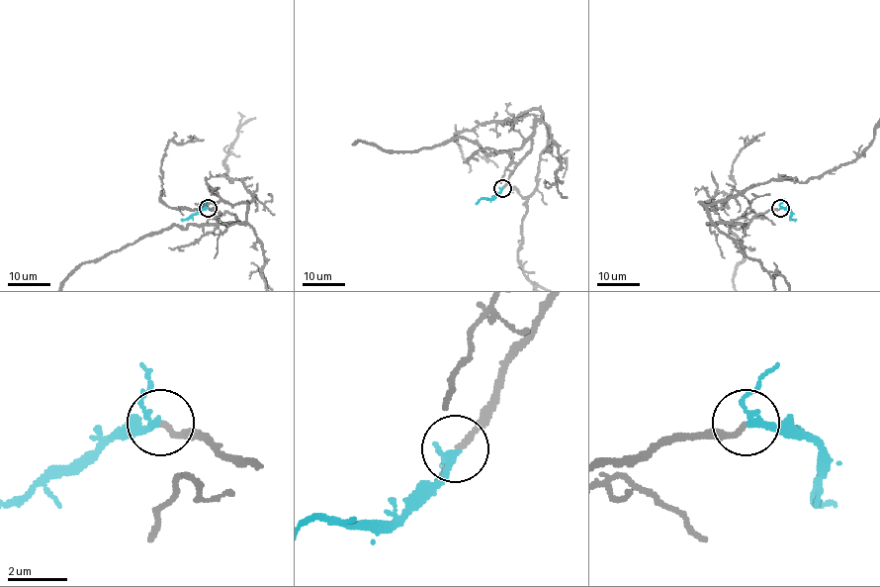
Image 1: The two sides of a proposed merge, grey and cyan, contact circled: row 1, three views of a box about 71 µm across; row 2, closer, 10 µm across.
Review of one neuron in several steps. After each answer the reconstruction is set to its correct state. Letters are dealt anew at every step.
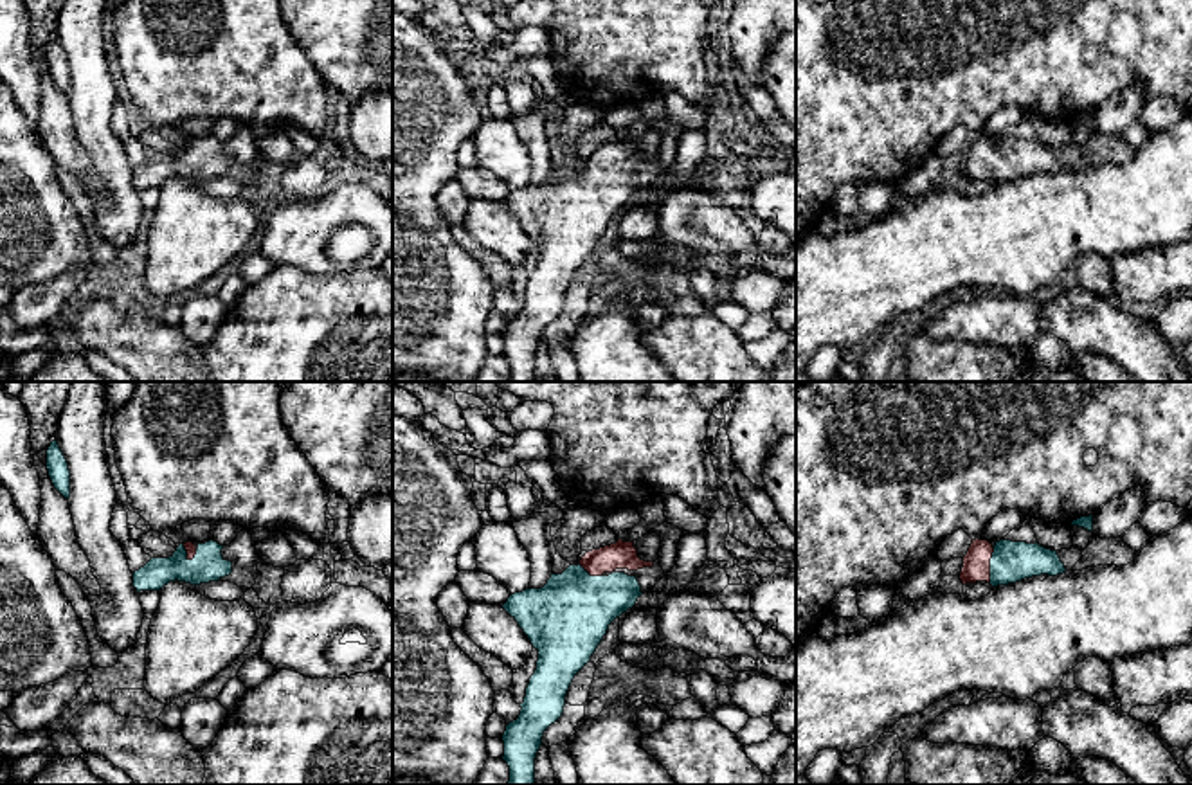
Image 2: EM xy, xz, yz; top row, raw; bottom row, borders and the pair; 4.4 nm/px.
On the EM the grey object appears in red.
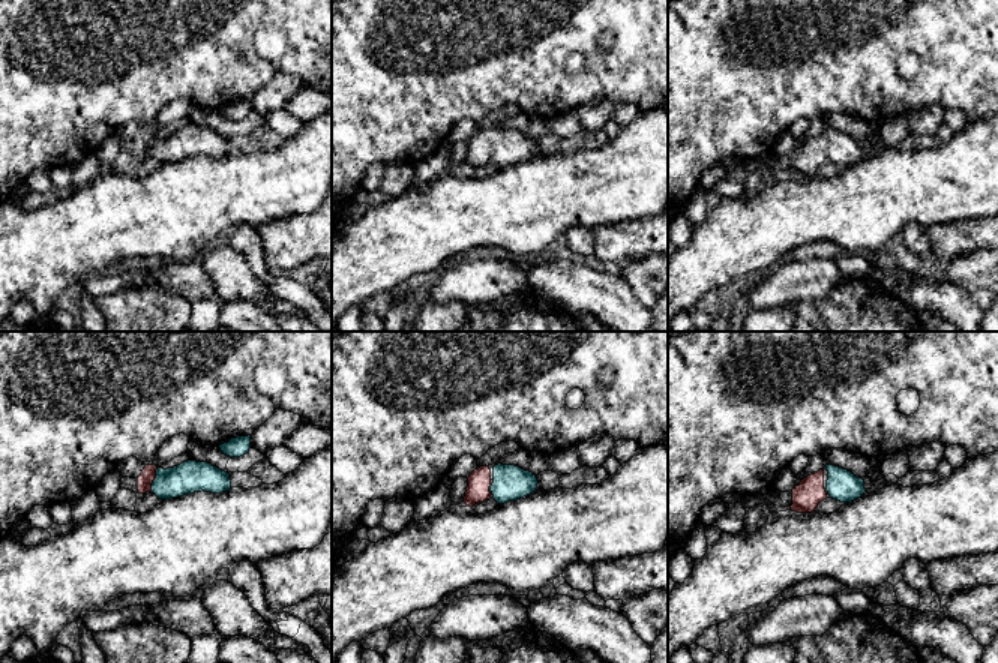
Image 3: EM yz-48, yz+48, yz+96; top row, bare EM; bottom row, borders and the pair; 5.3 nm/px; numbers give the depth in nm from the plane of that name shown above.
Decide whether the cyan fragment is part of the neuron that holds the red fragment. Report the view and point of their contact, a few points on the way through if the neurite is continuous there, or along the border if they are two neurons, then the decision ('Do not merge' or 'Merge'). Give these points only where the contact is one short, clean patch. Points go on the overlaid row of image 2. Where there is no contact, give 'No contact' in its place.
Touches red at yz (989, 566). Path across: yz (976, 564), (989, 566), (1011, 562). Merge

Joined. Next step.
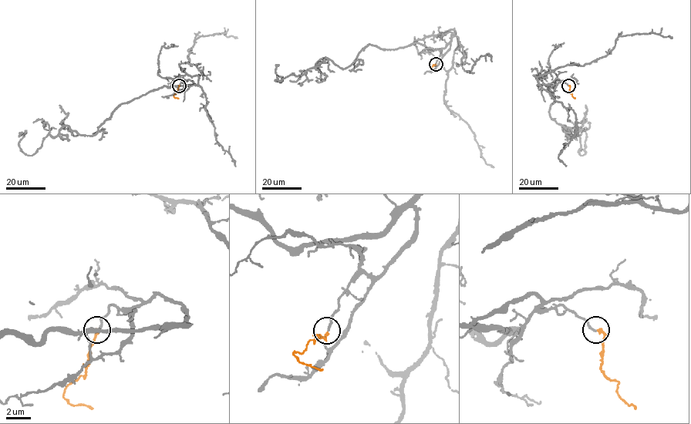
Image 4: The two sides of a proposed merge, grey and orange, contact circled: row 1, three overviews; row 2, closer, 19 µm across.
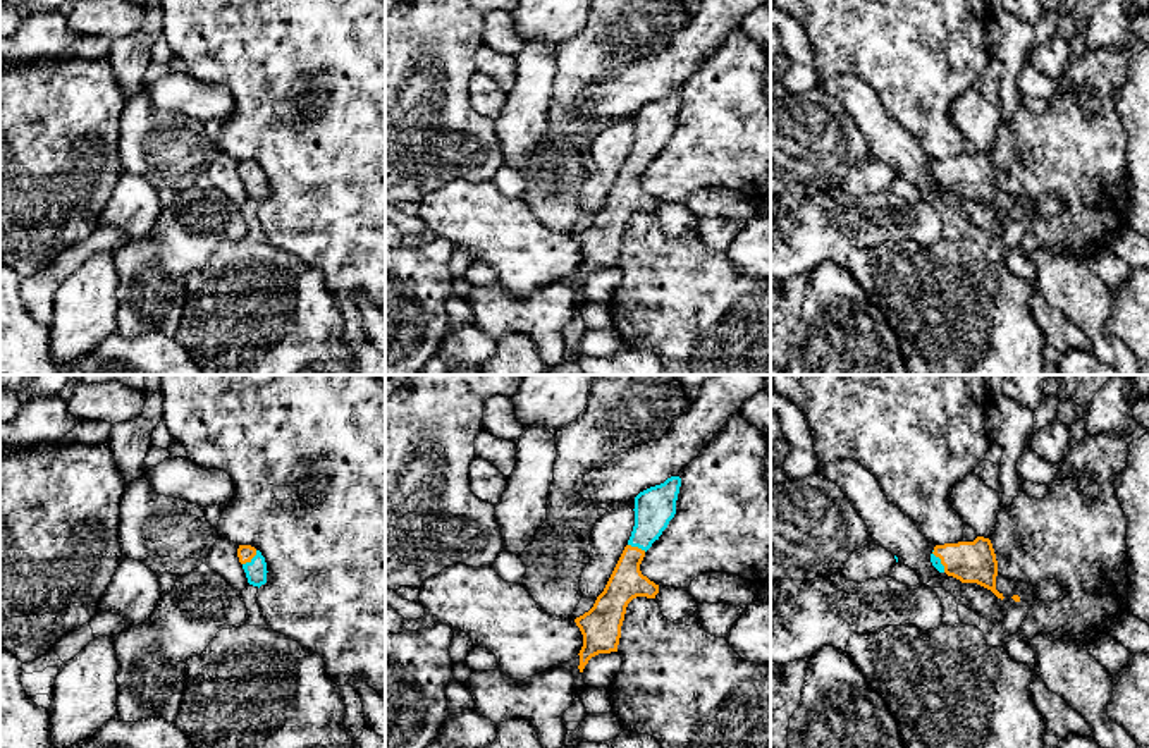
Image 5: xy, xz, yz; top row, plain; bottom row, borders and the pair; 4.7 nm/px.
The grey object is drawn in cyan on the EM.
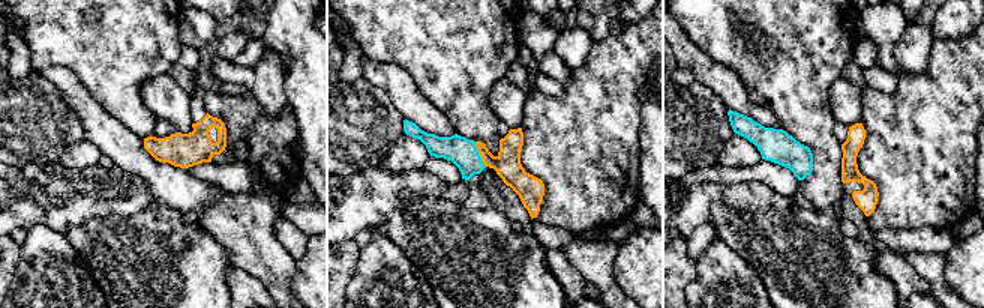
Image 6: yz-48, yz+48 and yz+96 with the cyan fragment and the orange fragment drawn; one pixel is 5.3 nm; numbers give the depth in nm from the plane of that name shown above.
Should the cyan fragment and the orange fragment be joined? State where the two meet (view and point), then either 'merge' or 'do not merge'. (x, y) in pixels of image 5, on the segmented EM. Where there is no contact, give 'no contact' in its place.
xy (251, 559) | merge

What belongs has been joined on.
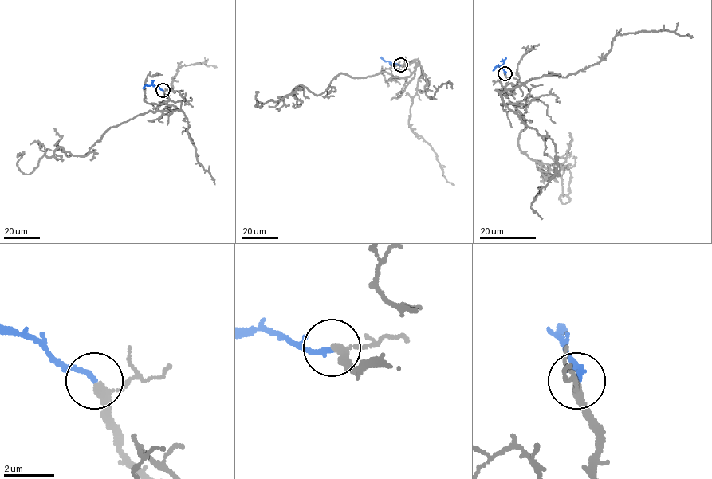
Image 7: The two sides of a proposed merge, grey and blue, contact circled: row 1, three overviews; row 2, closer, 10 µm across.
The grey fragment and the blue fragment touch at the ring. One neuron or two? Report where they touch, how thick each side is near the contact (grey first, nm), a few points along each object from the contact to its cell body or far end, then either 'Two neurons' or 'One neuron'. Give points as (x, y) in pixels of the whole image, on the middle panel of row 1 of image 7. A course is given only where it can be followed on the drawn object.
Place: (400, 64). Thickness 260 nm (grey) against 200 nm. Course of grey: (400, 64), (418, 60), (409, 76), (340, 73), (318, 95), (301, 85), (260, 107), (258, 92). Course of blue: (400, 64), (384, 61), (382, 57). One neuron

